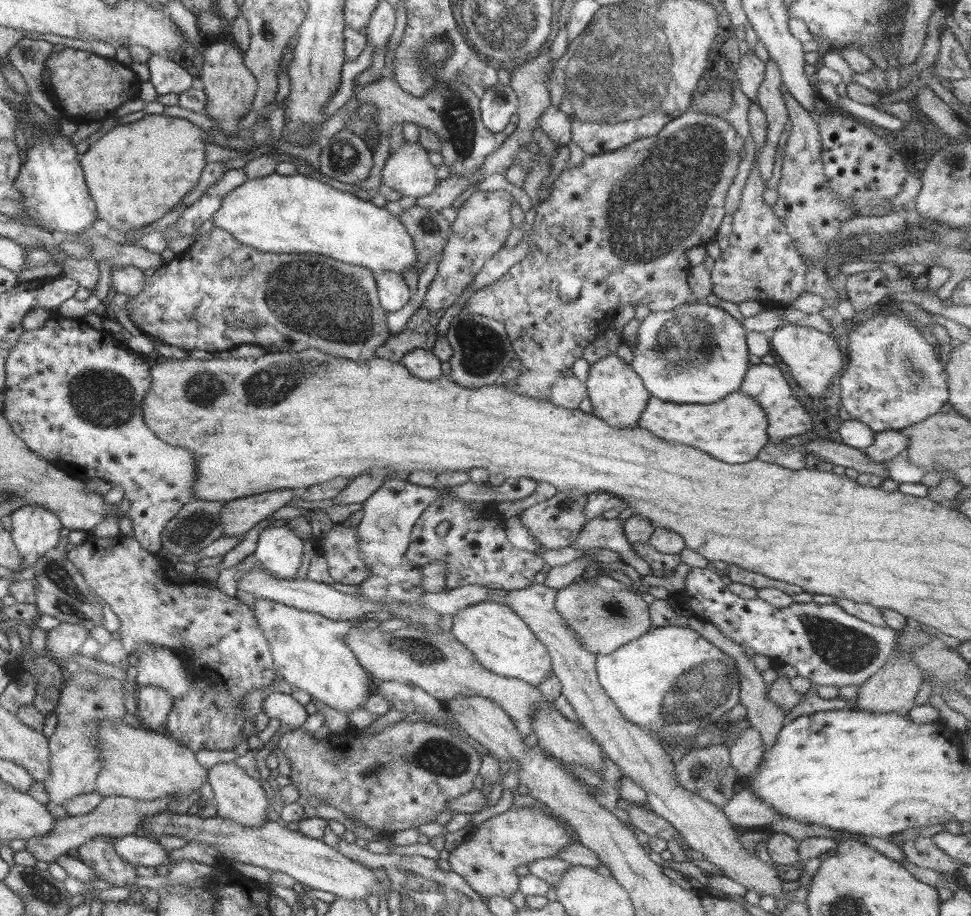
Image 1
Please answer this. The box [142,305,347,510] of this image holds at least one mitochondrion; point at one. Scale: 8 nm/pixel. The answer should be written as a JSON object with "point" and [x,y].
{"point":[204,389]}

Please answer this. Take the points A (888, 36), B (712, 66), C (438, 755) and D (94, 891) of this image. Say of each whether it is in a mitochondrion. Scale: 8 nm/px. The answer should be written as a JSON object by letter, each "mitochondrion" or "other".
{"A":"other","B":"other","C":"mitochondrion","D":"other"}

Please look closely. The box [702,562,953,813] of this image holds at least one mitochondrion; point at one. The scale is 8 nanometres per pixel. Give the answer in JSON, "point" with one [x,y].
{"point":[846,650]}

